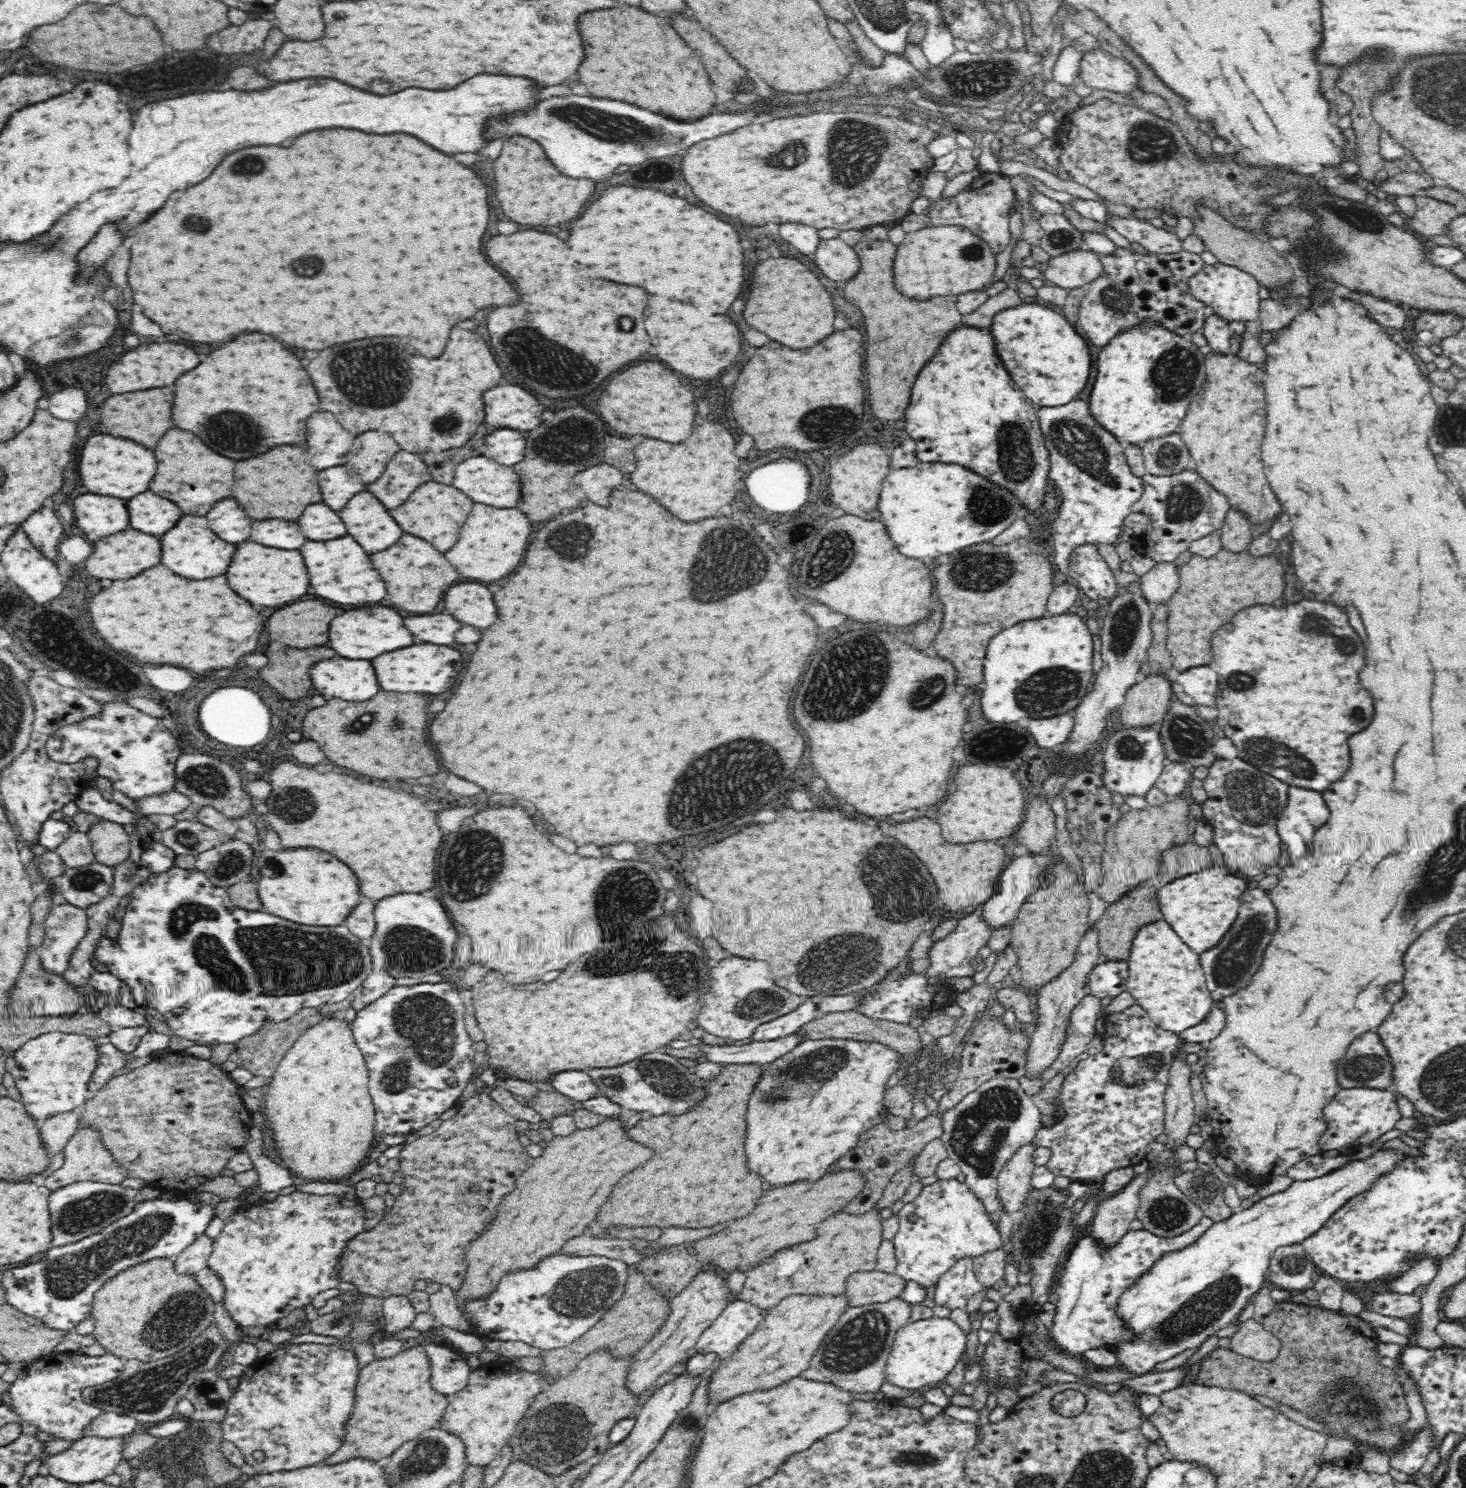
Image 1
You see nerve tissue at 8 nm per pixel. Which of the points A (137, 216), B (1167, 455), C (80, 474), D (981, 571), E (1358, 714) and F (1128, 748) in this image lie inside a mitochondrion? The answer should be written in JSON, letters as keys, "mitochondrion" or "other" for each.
{"A":"other","B":"mitochondrion","C":"other","D":"mitochondrion","E":"mitochondrion","F":"mitochondrion"}

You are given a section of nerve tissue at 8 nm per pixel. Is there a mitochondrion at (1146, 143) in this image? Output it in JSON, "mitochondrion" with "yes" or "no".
{"mitochondrion":"yes"}

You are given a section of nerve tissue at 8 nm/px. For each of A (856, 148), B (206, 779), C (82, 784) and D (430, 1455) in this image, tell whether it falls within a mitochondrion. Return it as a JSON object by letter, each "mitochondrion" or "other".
{"A":"mitochondrion","B":"mitochondrion","C":"other","D":"mitochondrion"}

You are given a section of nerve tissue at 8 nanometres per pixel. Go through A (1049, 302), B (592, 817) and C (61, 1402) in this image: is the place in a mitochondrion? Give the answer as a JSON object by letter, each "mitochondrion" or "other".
{"A":"other","B":"other","C":"other"}

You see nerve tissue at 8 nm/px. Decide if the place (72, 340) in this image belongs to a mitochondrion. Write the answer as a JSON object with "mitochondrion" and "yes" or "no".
{"mitochondrion":"yes"}

